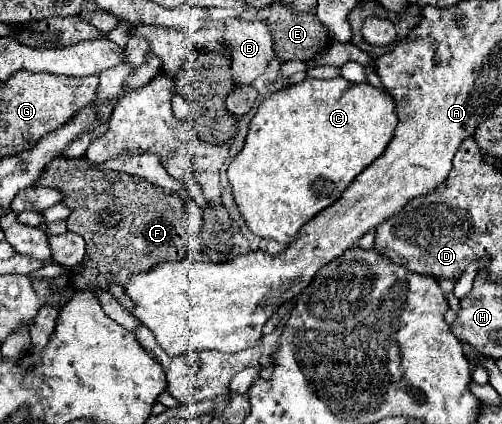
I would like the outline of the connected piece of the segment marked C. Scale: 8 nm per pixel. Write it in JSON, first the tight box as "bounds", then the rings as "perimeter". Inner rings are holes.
{"bounds":[227,76,395,244],"perimeter":[[[341,76],[333,80],[305,78],[301,84],[269,94],[249,122],[241,152],[237,152],[227,168],[233,198],[247,228],[259,238],[273,238],[289,244],[307,220],[331,206],[355,176],[383,154],[393,138],[395,126],[395,100],[389,94],[369,84],[351,84]]]}

